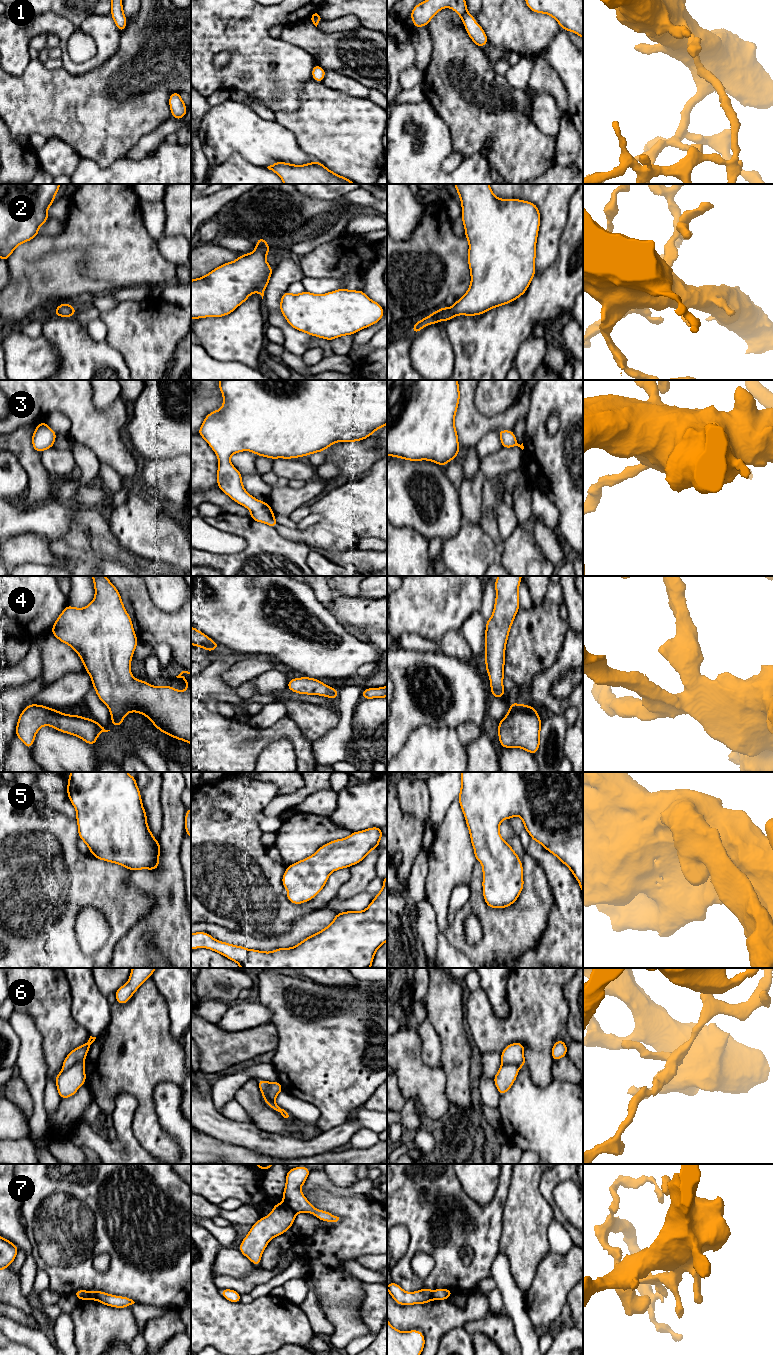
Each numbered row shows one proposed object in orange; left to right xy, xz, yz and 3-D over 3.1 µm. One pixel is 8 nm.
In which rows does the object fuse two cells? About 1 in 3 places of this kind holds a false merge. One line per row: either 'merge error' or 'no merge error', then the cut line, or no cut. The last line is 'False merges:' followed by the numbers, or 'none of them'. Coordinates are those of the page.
1: no merge error | no cut
2: no merge error | no cut
3: no merge error | no cut
4: no merge error | no cut
5: no merge error | no cut
6: merge error | xz (268, 1082), (266, 1094), (274, 1100)
7: merge error | xz (285, 1205), (295, 1213)
False merges: 6, 7

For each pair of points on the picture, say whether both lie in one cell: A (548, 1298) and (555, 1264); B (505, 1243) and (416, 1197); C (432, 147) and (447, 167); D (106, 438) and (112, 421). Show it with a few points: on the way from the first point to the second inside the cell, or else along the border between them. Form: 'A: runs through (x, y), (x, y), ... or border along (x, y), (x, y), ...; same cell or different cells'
A: runs through (550, 1290), (555, 1278), (555, 1272); same cell
B: border along (503, 1217), (498, 1252); different cells
C: border along (465, 157), (452, 171), (442, 171); different cells
D: runs through (106, 434), (106, 427), (108, 425); same cell

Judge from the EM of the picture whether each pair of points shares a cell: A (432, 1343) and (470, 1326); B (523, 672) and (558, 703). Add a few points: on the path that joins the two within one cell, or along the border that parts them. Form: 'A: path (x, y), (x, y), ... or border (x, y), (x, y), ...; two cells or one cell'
A: border (485, 1316), (479, 1319), (468, 1320), (462, 1325); two cells
B: border (551, 666), (538, 672), (523, 693); two cells

